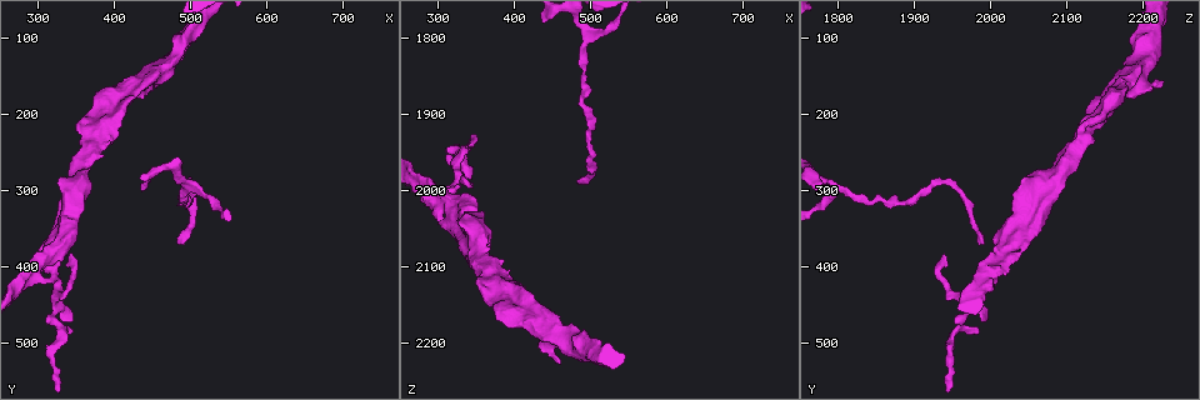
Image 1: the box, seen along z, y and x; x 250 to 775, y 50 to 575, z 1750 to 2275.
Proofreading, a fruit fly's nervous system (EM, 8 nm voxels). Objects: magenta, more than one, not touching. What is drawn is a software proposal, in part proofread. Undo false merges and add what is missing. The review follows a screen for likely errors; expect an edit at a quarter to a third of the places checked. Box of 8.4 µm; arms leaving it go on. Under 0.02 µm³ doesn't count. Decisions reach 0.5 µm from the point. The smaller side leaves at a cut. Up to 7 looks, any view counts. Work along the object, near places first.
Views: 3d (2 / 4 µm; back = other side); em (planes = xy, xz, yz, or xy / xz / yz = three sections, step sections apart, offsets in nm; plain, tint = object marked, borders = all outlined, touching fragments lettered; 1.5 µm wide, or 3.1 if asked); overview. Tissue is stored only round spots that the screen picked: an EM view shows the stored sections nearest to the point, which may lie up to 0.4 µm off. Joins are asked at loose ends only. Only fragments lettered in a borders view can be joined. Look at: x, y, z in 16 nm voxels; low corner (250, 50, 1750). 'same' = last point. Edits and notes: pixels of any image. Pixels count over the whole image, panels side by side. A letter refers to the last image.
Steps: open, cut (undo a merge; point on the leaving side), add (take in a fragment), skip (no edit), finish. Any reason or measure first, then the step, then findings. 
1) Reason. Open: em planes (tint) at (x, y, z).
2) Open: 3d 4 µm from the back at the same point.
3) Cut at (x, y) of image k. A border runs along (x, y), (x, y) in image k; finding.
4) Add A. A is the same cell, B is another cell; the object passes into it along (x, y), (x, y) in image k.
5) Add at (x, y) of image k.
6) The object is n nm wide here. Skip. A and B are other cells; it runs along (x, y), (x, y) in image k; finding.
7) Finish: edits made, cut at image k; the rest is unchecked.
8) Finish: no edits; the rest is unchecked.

Sharp bend. Open: 3d 4 µm at (495, 285, 1940).

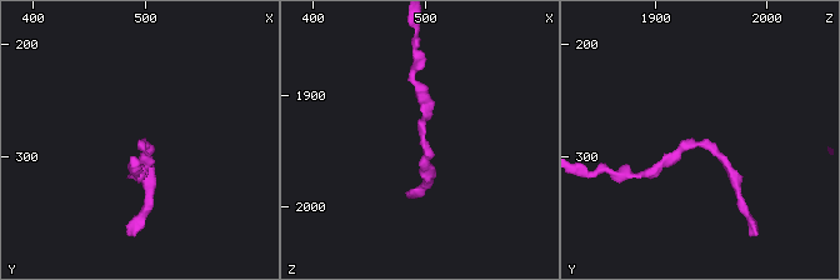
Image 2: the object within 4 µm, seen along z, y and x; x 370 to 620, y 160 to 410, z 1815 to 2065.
Open: em planes (borders) at (496, 288, 1942).

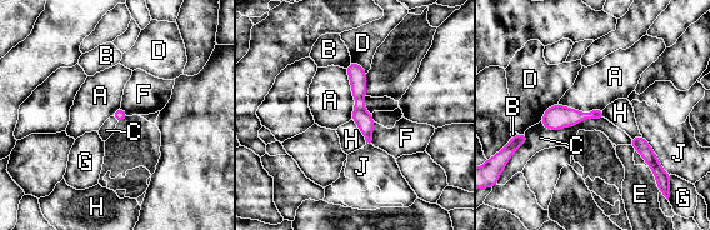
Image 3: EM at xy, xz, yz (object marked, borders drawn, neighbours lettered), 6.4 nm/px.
The object is 80 nm wide here. Skip. A, B, C, D, E, F, G, H and J are other cells; it runs along (351, 65), (369, 138) in image 3; continuous, no second cell.

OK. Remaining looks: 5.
Branch stops here. Open: em planes (borders) at (340, 385, 1940).

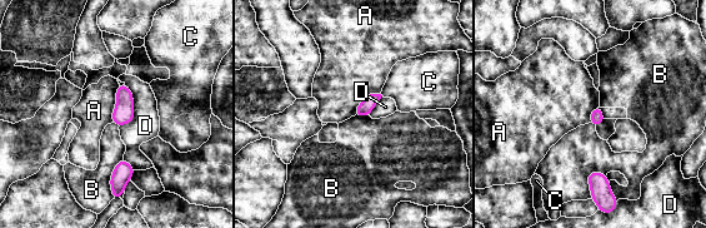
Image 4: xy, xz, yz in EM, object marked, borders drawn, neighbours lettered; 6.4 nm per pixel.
Skip. A, B, C and D are other cells; none of them fits.

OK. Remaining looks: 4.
Thick end. Open: 3d 4 µm at (305, 380, 2045).

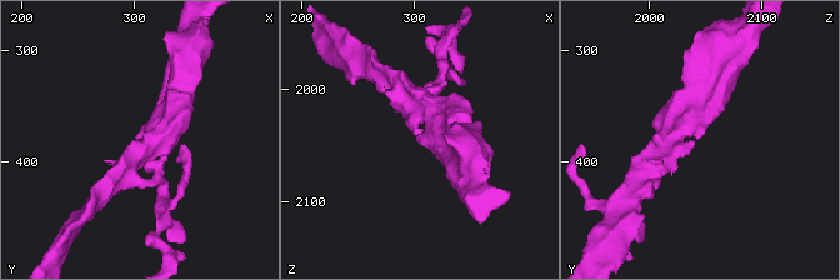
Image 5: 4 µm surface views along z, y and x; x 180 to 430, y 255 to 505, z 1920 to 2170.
Now the EM. Open: em planes (borders) at (304, 376, 2046).

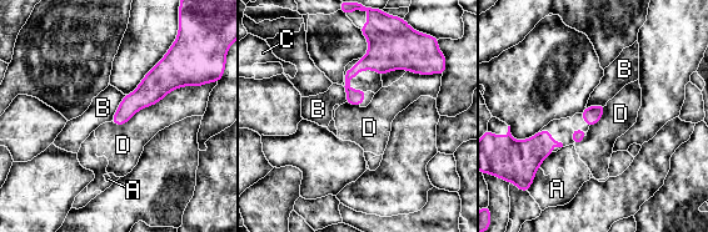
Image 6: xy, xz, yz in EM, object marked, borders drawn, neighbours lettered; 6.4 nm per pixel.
Skip. A, B, C and D are other cells; none of them fits.

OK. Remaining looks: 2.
Finish: no edits; the rest is unchecked.

